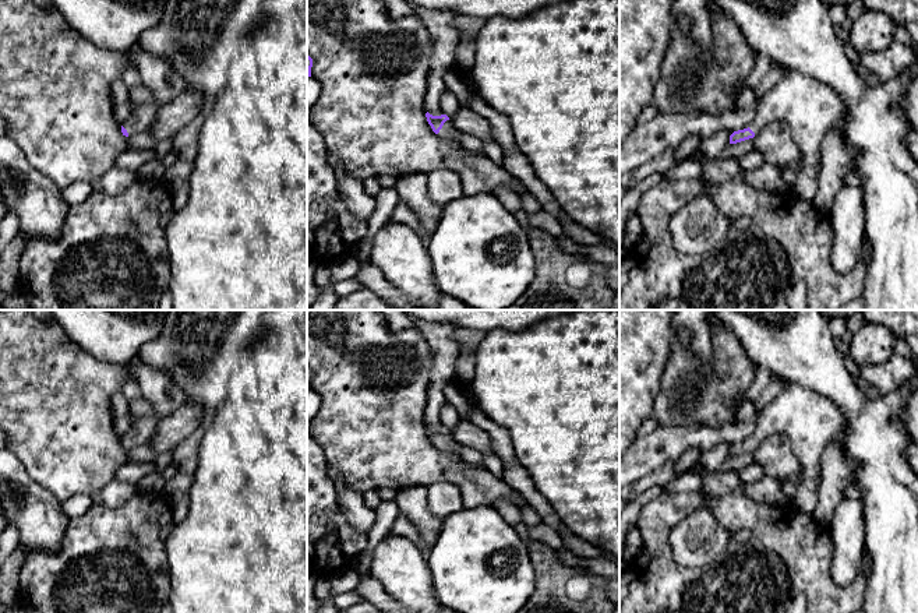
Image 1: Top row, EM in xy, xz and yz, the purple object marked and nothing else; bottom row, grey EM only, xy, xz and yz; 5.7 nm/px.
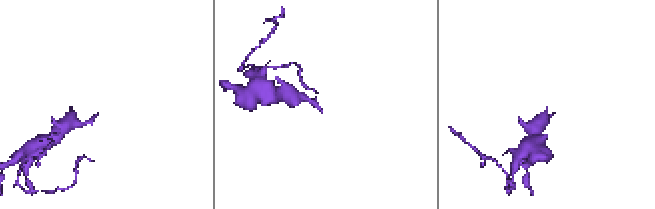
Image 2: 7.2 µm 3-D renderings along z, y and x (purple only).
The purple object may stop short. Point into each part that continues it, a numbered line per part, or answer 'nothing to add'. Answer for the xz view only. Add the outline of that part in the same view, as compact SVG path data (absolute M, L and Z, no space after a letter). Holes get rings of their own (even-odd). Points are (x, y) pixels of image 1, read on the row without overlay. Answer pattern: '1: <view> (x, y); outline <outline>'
1: xz (449, 446); outline M446 433L442 438L442 441L439 443L438 445L438 450L448 454L448 455L453 455L453 457L459 457L459 452L458 452L458 448L459 448L459 443L449 434Z

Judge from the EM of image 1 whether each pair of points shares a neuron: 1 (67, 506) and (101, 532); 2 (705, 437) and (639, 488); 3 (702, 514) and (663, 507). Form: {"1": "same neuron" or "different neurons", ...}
{"1": "different neurons", "2": "different neurons", "3": "different neurons"}

